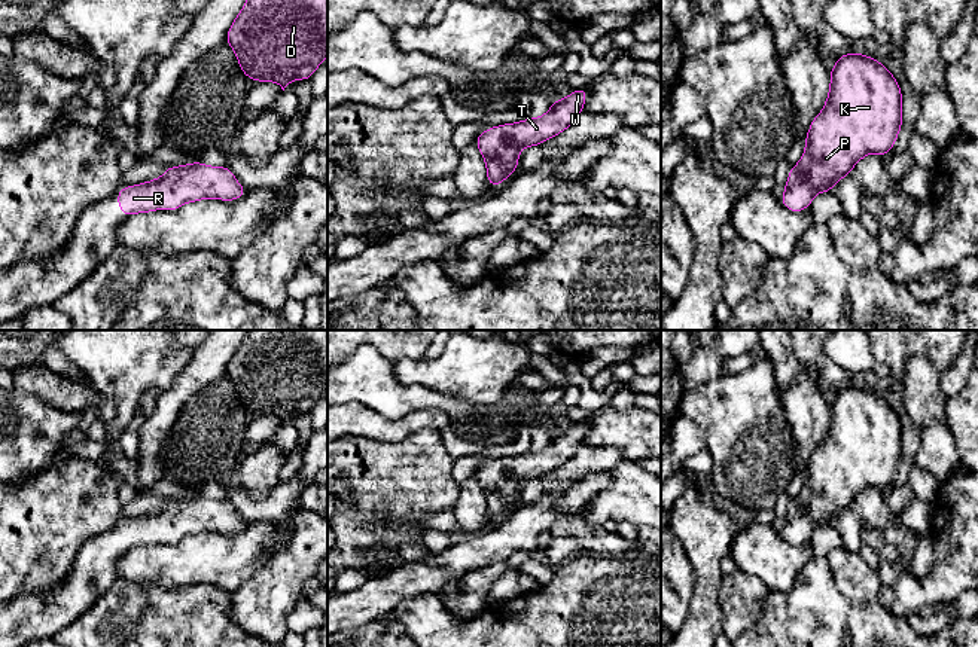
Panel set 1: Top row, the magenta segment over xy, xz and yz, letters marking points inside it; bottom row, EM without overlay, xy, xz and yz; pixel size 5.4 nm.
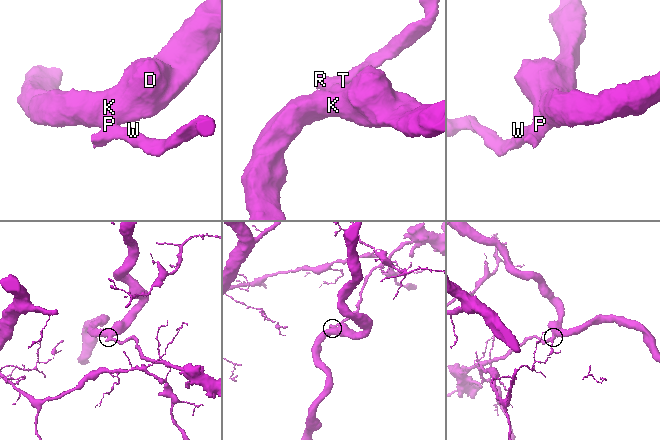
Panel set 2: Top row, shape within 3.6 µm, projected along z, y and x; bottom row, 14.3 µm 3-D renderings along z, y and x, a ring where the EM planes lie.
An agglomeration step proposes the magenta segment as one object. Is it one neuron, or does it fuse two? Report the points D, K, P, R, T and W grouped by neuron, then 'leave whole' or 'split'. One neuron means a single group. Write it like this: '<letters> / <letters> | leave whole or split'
D K P R T W | leave whole

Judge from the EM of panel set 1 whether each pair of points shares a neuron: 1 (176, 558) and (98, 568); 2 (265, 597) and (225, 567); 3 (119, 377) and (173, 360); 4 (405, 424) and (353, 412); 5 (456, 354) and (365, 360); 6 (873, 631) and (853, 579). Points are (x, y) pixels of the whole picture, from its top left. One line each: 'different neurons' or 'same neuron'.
1: different neurons
2: different neurons
3: same neuron
4: same neuron
5: different neurons
6: same neuron

